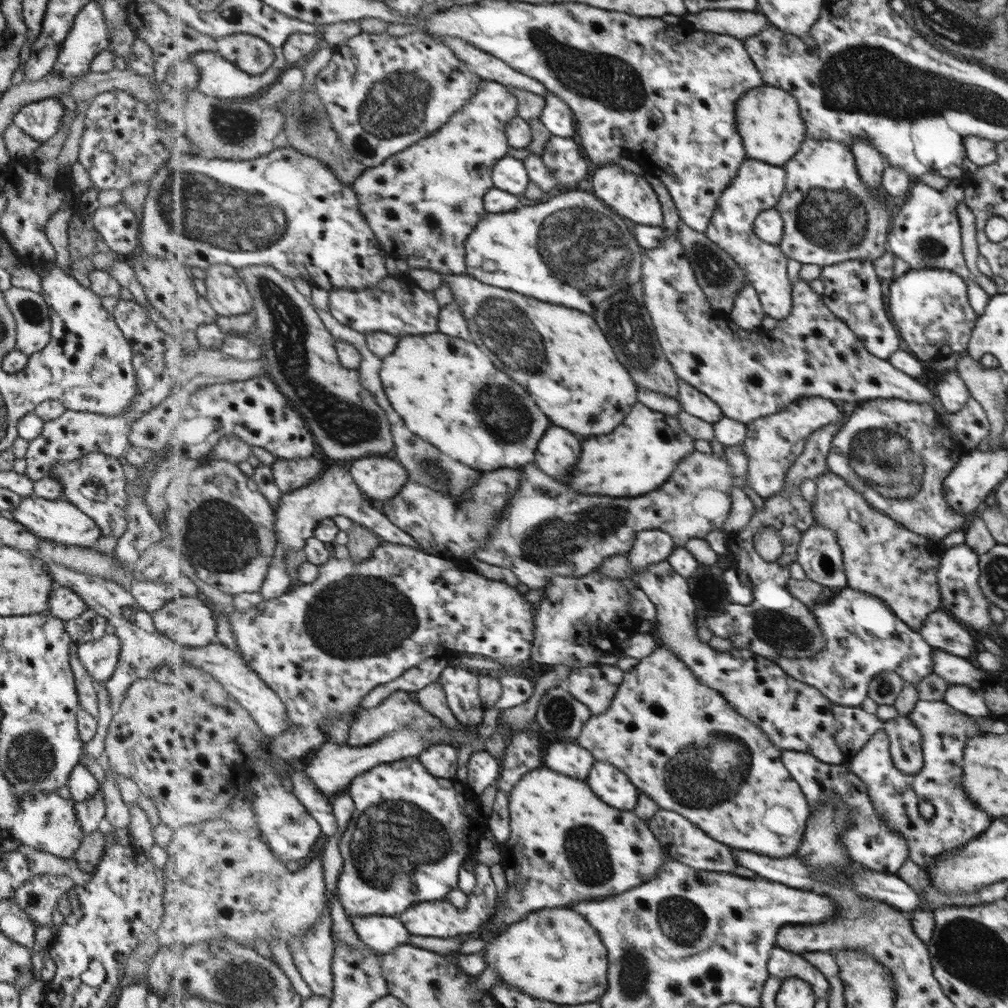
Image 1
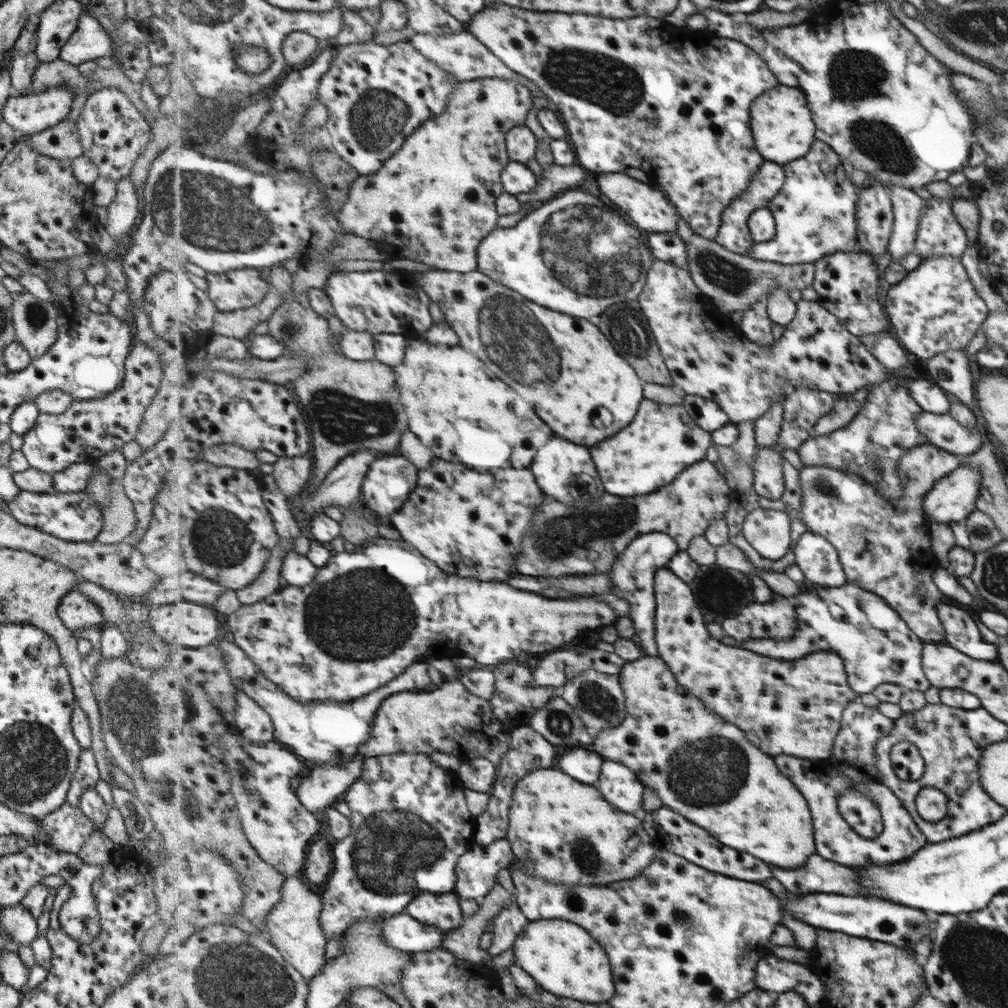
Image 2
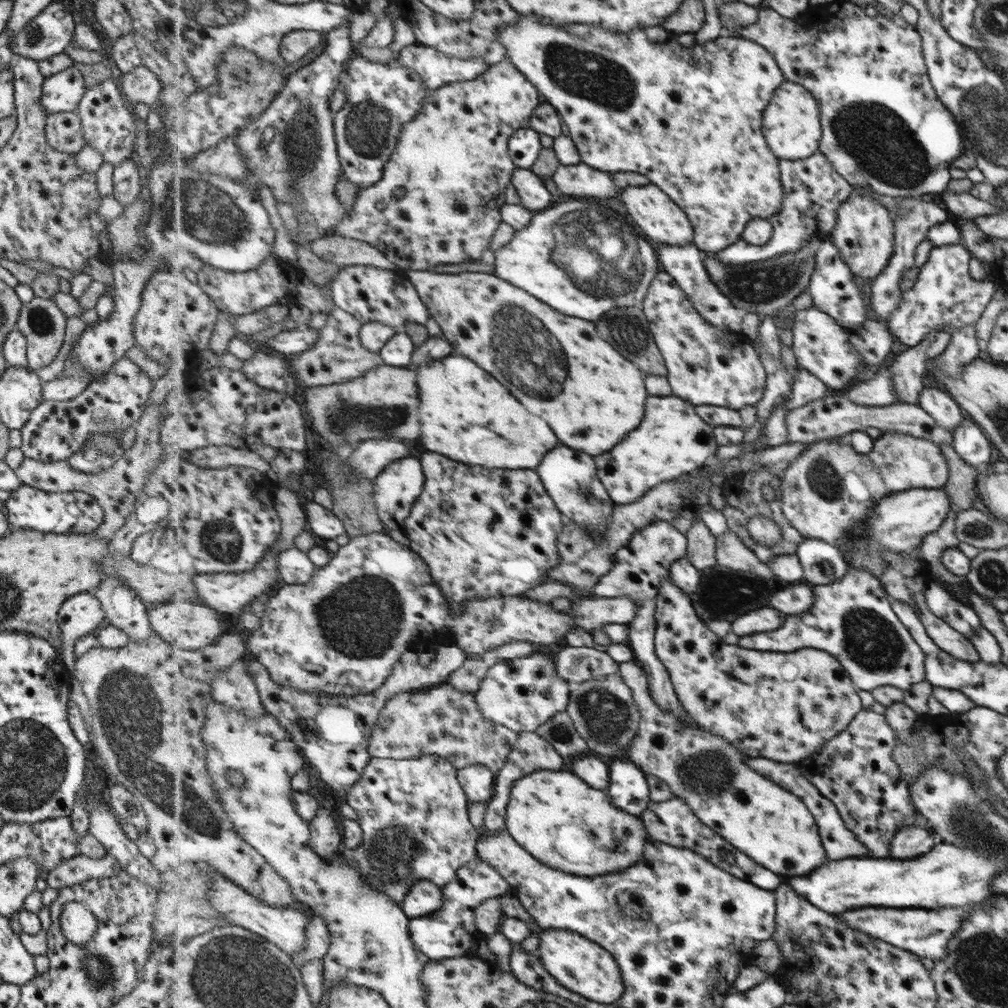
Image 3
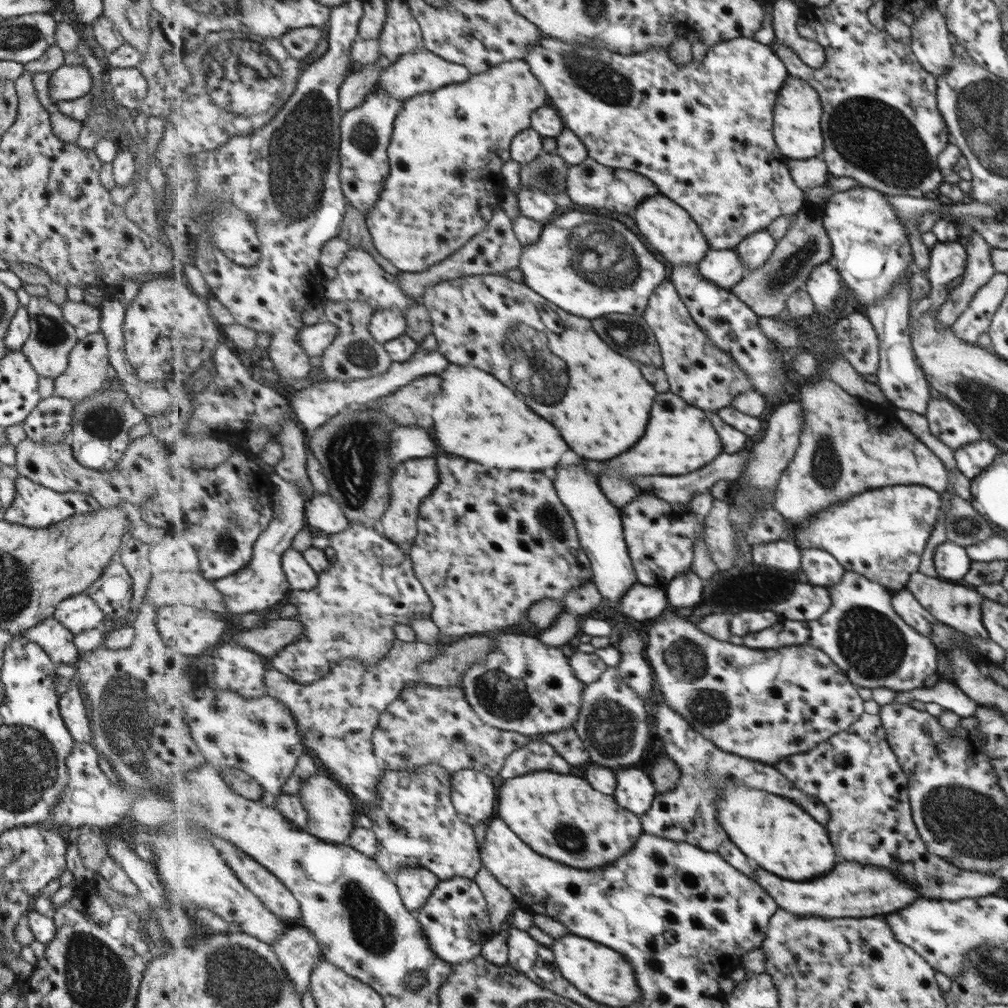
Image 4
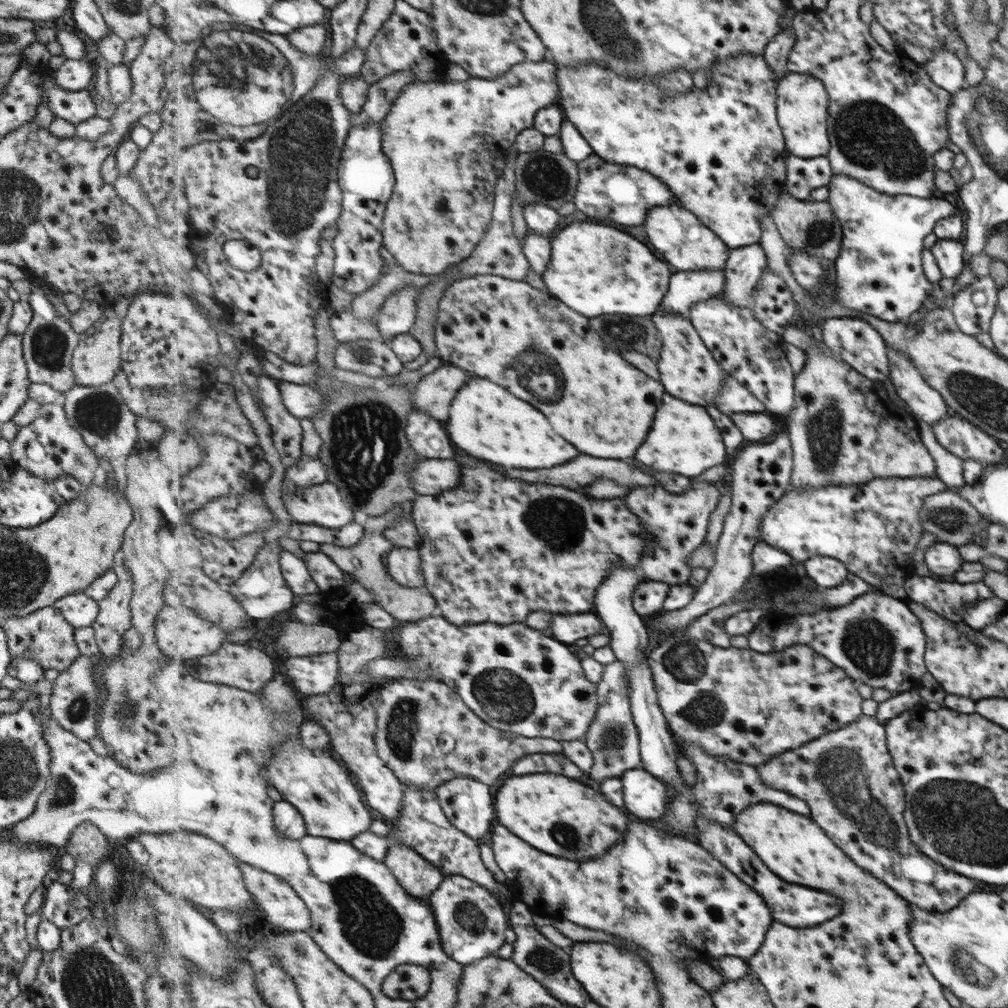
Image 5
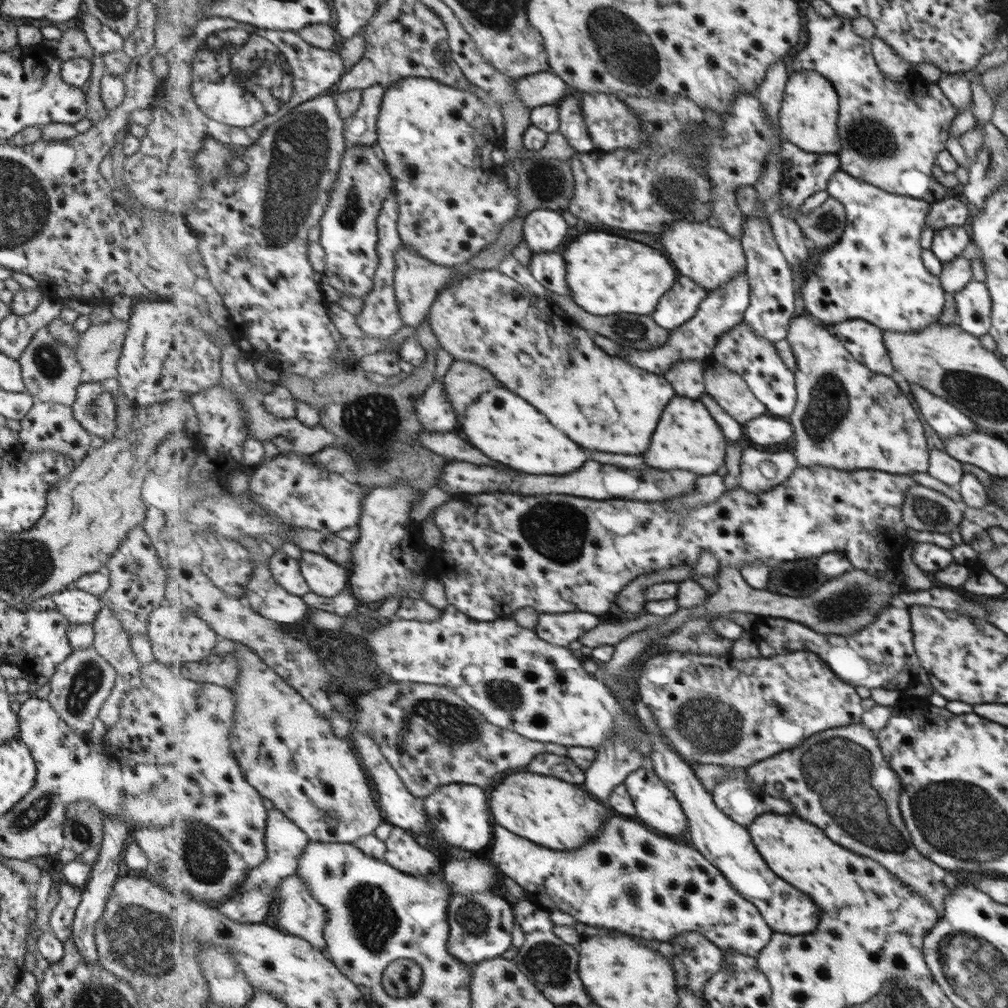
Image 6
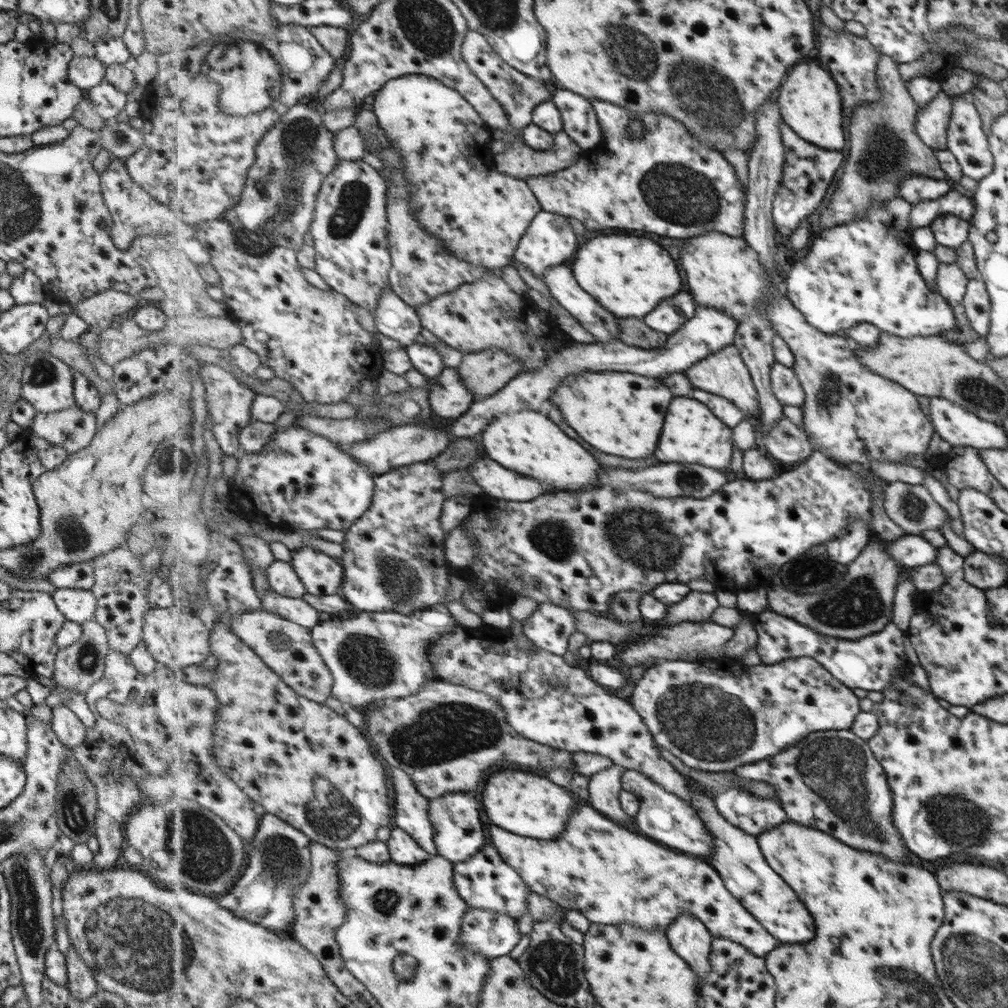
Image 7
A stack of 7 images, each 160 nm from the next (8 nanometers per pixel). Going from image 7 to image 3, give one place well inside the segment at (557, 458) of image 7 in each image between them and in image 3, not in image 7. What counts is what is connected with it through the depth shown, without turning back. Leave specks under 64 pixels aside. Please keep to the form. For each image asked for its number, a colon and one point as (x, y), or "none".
3: (465, 413)
4: (479, 417)
5: (487, 421)
6: (507, 428)

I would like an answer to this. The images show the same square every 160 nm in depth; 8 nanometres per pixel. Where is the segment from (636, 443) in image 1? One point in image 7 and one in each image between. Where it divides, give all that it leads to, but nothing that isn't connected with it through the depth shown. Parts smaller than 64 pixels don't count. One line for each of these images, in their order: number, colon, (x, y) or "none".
2: (664, 440)
3: (673, 440)
4: (682, 438)
5: (685, 439)
6: (688, 437)
7: (693, 434)

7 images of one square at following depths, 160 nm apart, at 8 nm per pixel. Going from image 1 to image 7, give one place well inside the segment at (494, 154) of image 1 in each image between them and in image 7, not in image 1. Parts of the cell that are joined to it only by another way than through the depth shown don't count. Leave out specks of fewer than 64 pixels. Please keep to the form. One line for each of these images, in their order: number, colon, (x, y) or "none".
2: (434, 201)
3: (440, 200)
4: (448, 148)
5: (442, 138)
6: (437, 140)
7: (460, 196)

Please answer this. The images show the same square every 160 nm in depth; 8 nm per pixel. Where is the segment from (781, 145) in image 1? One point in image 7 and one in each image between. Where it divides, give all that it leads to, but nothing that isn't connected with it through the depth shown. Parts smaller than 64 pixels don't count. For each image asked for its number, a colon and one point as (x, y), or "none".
2: (782, 122)
3: (792, 121)
4: (799, 111)
5: (803, 101)
6: (808, 115)
7: (809, 102)

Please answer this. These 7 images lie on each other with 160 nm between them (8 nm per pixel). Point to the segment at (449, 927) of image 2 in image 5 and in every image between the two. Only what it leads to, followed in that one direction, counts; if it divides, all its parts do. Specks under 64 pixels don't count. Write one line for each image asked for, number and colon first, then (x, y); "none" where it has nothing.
3: (425, 898)
4: (416, 884)
5: (419, 876)

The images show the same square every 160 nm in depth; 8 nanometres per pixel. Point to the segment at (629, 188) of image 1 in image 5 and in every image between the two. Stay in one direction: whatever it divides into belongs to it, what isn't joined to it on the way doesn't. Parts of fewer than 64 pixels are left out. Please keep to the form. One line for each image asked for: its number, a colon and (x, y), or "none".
2: (649, 207)
3: (660, 217)
4: (667, 225)
5: (683, 241)

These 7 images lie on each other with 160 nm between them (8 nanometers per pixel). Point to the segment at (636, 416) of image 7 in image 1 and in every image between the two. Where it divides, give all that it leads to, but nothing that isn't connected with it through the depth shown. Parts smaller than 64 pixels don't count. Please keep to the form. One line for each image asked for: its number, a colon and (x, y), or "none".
1: (571, 365)
2: (579, 371)
3: (557, 365)
4: (602, 403)
5: (505, 330)
6: (601, 402)

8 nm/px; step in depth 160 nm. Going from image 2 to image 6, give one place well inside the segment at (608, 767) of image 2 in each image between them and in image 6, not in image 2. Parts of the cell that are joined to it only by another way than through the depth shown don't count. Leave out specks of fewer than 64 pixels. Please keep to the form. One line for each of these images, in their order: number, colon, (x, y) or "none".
3: (630, 790)
4: (635, 791)
5: (646, 796)
6: (658, 807)

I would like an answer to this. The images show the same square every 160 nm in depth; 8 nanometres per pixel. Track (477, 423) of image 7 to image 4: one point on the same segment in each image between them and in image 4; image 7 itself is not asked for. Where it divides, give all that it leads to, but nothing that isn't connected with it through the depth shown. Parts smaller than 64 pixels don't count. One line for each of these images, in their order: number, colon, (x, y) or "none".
4: (756, 249)
5: (746, 265)
6: (725, 308)

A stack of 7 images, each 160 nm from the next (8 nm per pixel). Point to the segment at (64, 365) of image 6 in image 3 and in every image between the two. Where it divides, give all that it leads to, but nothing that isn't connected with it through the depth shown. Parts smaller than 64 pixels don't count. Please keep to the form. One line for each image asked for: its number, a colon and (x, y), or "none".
3: (40, 321)
4: (50, 338)
5: (48, 341)

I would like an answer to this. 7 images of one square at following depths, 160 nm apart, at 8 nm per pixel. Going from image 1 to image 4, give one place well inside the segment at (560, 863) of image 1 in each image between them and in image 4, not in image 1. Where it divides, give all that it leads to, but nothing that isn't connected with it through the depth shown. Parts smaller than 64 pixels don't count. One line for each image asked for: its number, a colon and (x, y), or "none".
2: (567, 832)
3: (559, 818)
4: (562, 817)

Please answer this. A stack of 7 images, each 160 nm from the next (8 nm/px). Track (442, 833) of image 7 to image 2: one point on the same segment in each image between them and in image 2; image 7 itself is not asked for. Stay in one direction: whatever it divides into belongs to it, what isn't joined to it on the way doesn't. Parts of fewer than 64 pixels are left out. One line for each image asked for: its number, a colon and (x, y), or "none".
2: (479, 775)
3: (479, 782)
4: (474, 794)
5: (467, 802)
6: (461, 811)

